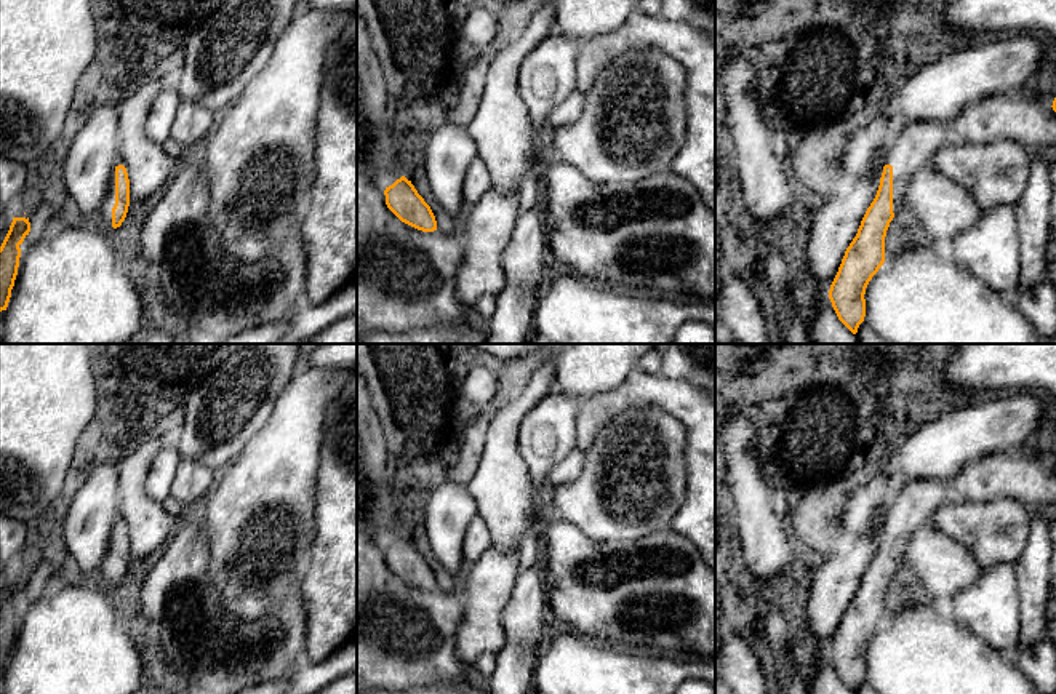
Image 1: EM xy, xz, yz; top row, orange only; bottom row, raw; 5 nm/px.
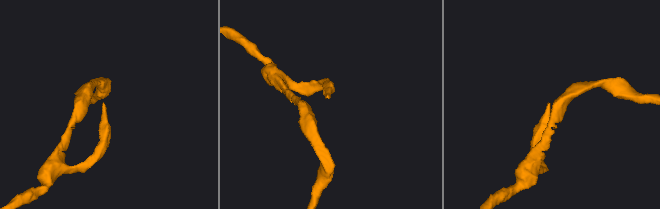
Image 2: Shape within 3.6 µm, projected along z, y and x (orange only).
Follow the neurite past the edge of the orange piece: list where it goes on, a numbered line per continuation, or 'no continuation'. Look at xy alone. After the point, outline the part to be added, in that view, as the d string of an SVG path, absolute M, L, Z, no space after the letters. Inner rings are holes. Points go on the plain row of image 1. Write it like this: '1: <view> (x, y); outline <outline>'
1: xy (106, 566); outline M118 512L115 521L114 521L114 529L112 529L112 536L110 536L110 542L109 542L109 547L107 547L107 553L99 566L99 572L102 576L102 580L107 584L107 585L112 585L112 566L115 563L115 526L118 523L123 523L125 524L125 520L122 517L122 513ZM125 524L126 526L126 524Z

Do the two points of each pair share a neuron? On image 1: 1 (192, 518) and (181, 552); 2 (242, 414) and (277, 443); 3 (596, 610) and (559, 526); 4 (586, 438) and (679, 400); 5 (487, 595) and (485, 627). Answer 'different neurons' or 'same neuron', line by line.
1: same neuron
2: different neurons
3: same neuron
4: same neuron
5: same neuron

